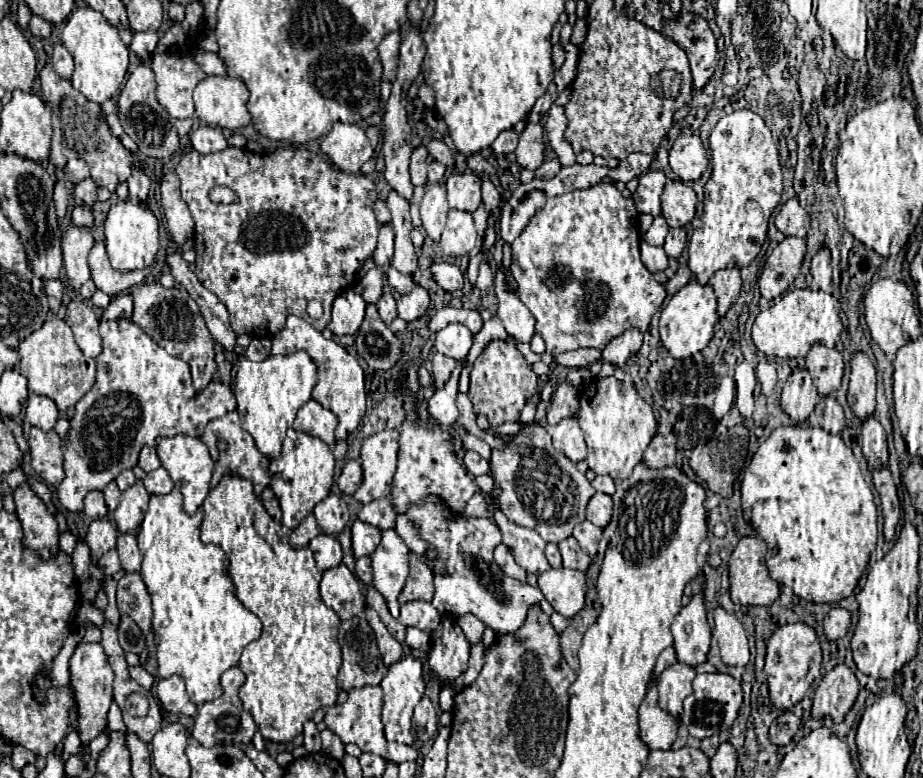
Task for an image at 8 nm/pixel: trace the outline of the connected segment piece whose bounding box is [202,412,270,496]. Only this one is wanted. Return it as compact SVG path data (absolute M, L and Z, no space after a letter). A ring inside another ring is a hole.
M228 412L226 416L222 416L220 420L212 420L204 434L202 434L202 442L210 448L210 456L216 460L216 468L214 468L214 480L220 482L220 478L230 470L234 476L240 476L244 480L250 480L252 486L254 486L254 492L256 496L260 496L260 492L270 484L270 474L268 474L268 458L258 452L256 444L254 444L254 438L242 430L240 426L240 418L238 418L238 412ZM220 442L226 442L228 448L226 450L218 450L218 444Z

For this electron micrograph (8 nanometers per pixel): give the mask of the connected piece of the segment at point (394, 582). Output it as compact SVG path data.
M384 530L382 542L372 554L372 570L374 570L374 588L386 598L386 604L394 618L398 618L398 594L404 588L408 576L408 546L396 534L396 530Z

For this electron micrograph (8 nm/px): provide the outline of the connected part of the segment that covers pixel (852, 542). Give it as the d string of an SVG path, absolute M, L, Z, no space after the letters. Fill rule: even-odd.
M818 426L776 428L746 468L740 492L742 508L750 510L752 528L768 544L766 566L772 580L790 586L798 598L816 604L836 604L854 592L876 548L878 512L852 448L840 436L832 436Z

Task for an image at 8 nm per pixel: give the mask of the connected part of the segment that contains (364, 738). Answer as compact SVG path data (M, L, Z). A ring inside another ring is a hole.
M364 686L364 688L354 688L348 692L348 700L344 704L336 704L332 708L326 710L326 726L340 736L340 740L344 744L354 742L360 746L362 752L372 752L382 756L384 760L392 760L392 762L408 762L408 760L416 760L418 758L418 750L412 746L404 746L404 744L396 744L396 742L388 742L384 738L384 726L380 720L380 712L382 712L382 688L380 686Z

